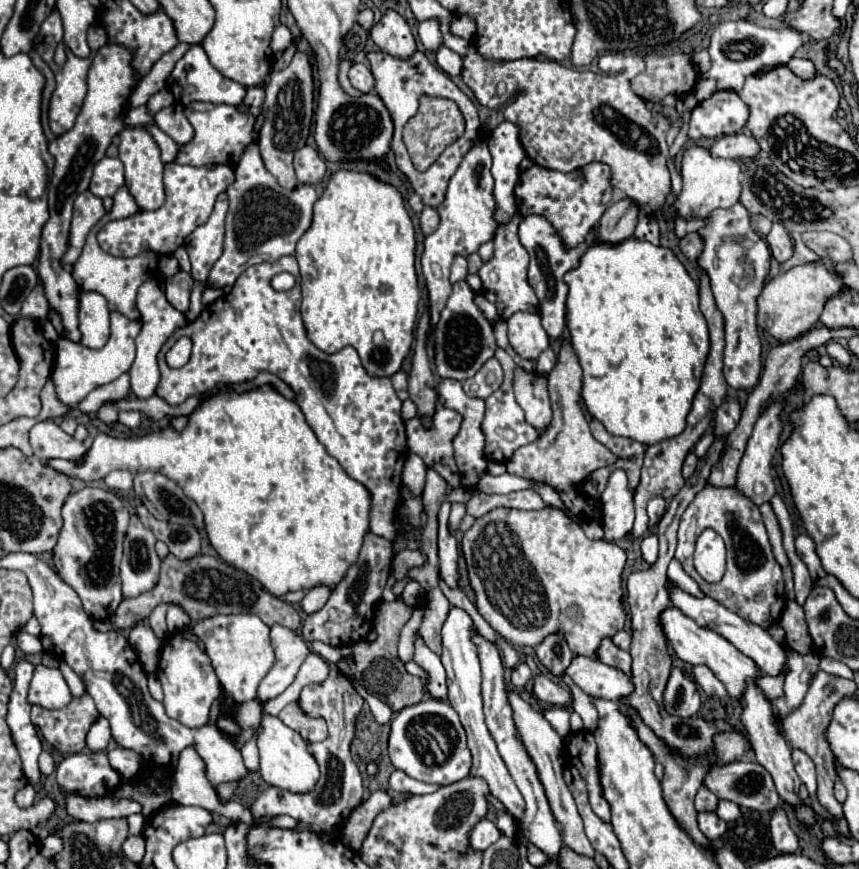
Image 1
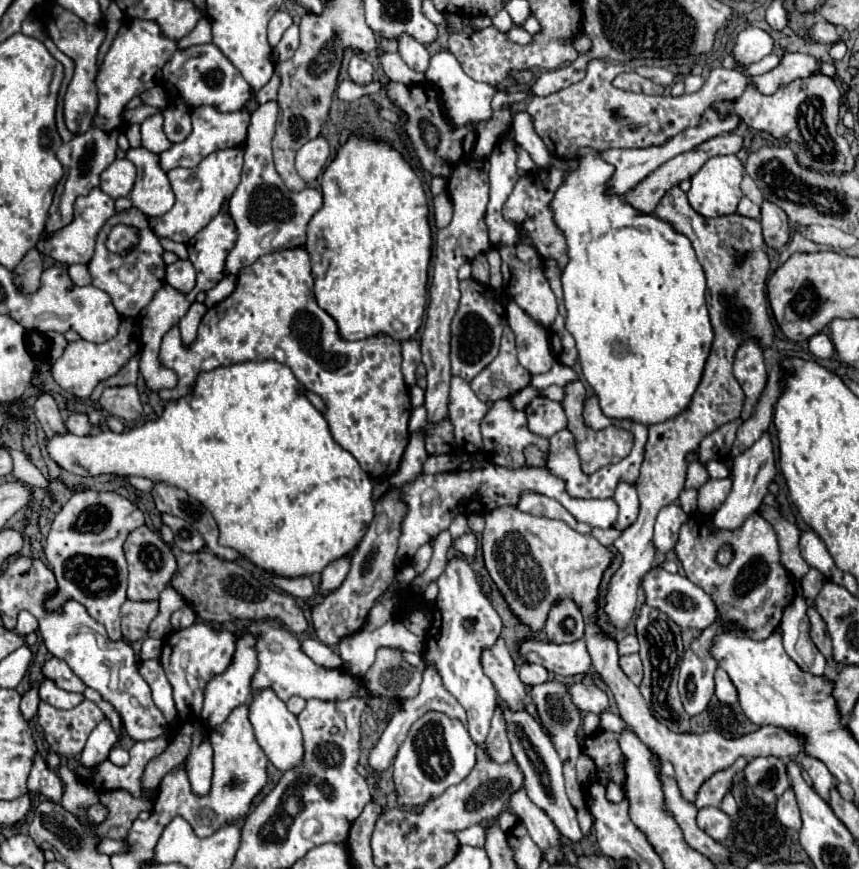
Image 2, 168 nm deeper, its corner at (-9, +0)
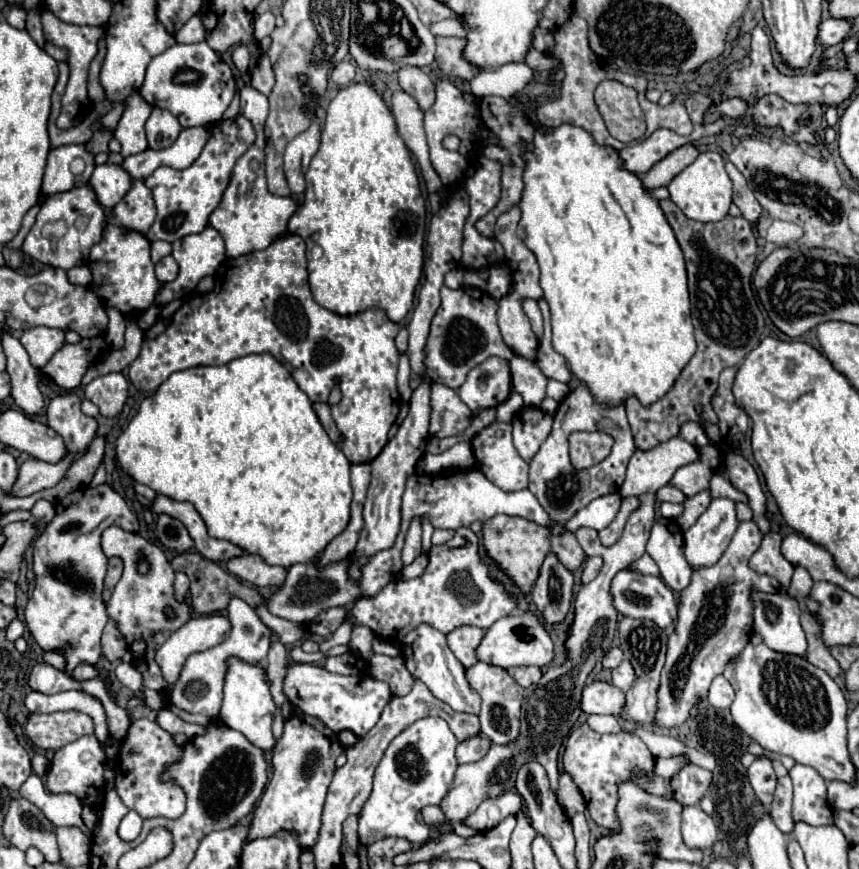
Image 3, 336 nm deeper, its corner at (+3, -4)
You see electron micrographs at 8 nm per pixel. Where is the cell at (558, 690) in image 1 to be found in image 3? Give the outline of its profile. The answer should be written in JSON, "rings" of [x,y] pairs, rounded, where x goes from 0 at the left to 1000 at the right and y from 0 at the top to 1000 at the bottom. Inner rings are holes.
{"rings":[[[692,784],[680,791],[678,818],[694,823],[719,823],[726,814],[726,797],[710,784]]]}

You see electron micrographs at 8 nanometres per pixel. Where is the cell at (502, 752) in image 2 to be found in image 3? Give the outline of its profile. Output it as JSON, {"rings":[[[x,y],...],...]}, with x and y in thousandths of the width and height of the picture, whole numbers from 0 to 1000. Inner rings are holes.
{"rings":[[[556,846],[531,860],[531,873],[536,880],[552,878],[552,876],[559,876],[568,867],[568,862],[570,862],[570,853],[561,846]]]}

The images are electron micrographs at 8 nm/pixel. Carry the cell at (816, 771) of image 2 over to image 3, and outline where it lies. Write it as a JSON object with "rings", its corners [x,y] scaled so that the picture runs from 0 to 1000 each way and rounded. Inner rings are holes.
{"rings":[[[924,880],[920,894],[924,899],[924,945],[936,945],[948,952],[969,949],[971,940],[962,919],[962,899],[955,890],[941,880]]]}

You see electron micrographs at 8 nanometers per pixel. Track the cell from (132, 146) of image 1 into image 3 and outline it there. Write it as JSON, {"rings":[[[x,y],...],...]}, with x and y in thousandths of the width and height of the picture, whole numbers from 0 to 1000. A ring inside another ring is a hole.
{"rings":[[[156,208],[149,224],[133,238],[133,250],[142,261],[170,270],[182,252],[182,236],[175,217],[165,208]]]}

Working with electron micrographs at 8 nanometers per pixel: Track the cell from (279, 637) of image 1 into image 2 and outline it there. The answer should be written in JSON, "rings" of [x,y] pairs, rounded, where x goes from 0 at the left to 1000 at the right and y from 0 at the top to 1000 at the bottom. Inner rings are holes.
{"rings":[[[354,735],[352,738],[352,749],[370,765],[377,765],[377,768],[389,768],[393,770],[398,765],[398,758],[377,740],[373,740],[370,735]]]}

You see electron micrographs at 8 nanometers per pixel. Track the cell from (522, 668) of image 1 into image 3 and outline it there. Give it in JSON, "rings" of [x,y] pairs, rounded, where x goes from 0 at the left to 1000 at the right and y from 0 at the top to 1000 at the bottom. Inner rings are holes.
{"rings":[[[594,768],[591,774],[601,781],[603,788],[608,791],[617,791],[622,786],[629,784],[631,779],[631,770],[629,768]]]}

